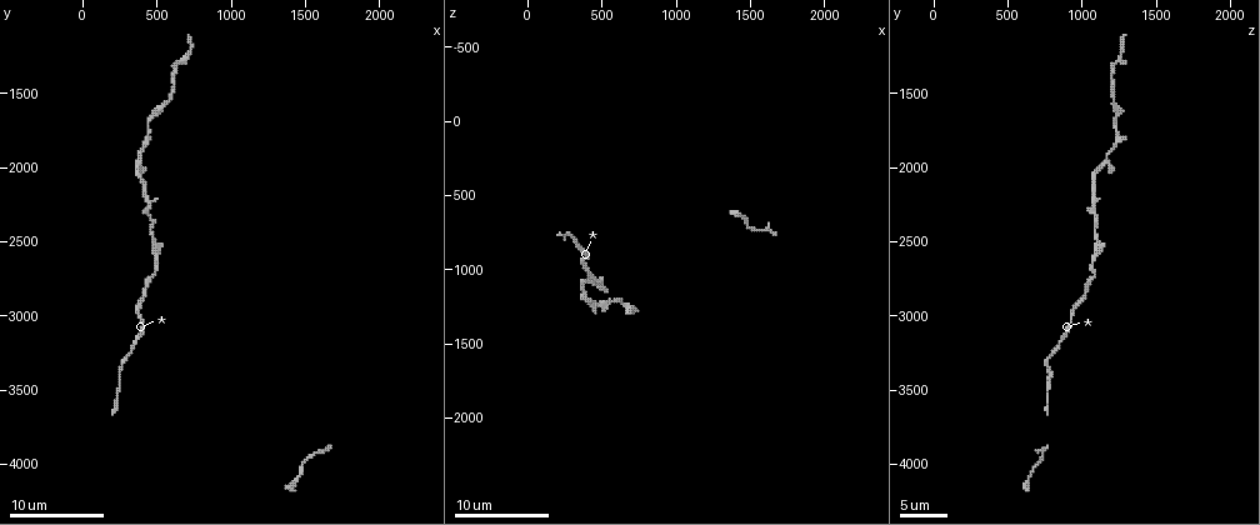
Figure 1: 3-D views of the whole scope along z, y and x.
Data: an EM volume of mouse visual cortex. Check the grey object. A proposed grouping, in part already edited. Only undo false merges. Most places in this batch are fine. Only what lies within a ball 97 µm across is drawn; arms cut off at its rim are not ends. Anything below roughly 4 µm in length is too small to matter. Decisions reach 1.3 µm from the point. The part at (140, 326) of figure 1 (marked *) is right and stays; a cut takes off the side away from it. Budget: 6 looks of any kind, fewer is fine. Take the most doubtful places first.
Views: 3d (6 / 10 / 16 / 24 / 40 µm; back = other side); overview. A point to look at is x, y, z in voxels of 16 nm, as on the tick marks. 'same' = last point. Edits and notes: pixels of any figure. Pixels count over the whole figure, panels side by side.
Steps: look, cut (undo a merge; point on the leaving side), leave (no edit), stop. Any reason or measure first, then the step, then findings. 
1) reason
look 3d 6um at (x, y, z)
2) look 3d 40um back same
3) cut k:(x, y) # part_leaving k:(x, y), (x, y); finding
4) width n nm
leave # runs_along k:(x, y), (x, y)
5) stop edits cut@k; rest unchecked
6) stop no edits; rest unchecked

thin arm on a thick one
look 3d 6um at (420, 2180, 1100)

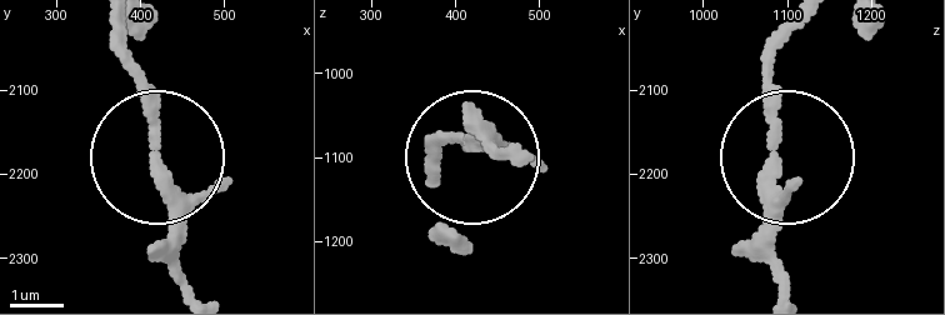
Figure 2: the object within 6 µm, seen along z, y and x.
leave # runs_along 2:(191, 291), (174, 251), (160, 116), (120, 28); one neuron here

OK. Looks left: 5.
thick turns thin
look 3d 16um at (460, 1680, 1240)

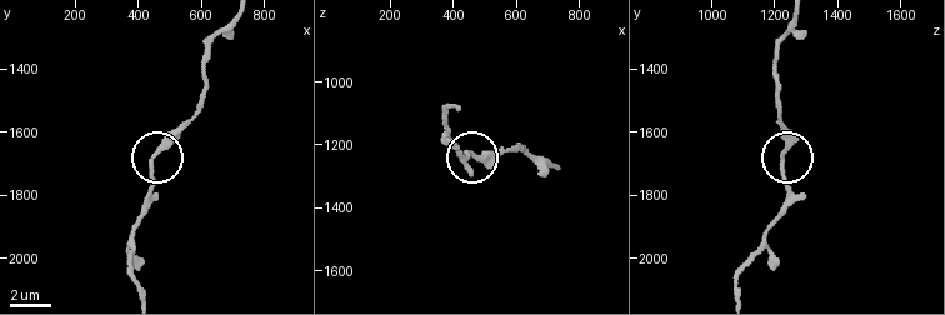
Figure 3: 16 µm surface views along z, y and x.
leave # runs_along 3:(144, 294), (130, 229), (153, 159), (189, 120); continuous, no second neuron

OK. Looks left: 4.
thick turns thin
look 3d 16um at (460, 2480, 1080)

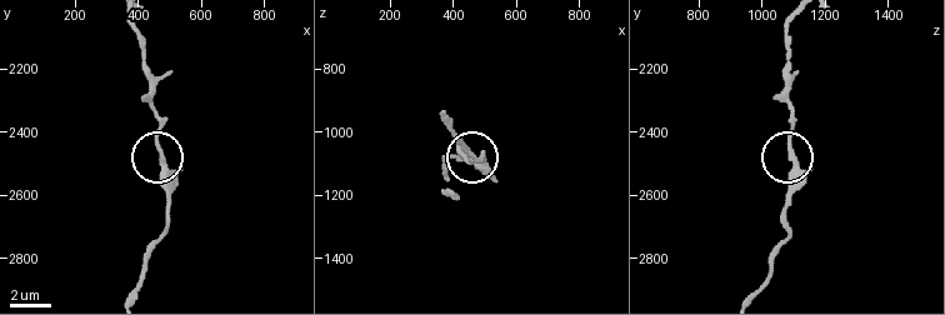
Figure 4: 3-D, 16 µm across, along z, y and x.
width 300 nm
leave # all the same neuron

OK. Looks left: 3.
stop no edits; rest unchecked

